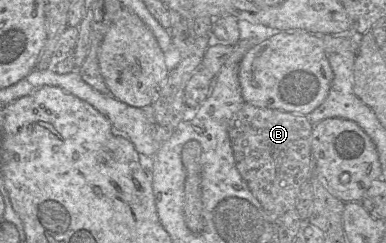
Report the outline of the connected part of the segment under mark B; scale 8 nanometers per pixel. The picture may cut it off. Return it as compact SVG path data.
M245 102L229 122L228 135L235 166L271 223L295 209L301 187L312 177L312 127L307 116Z

